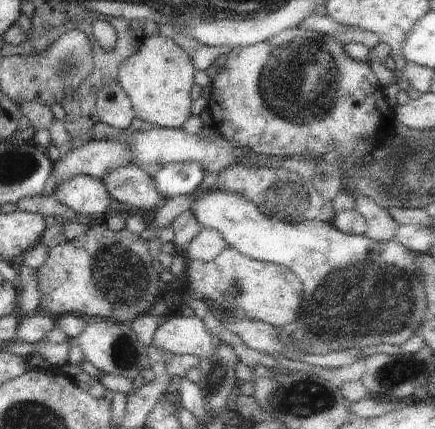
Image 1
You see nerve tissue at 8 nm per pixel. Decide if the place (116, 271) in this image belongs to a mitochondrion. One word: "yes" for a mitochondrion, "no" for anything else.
yes

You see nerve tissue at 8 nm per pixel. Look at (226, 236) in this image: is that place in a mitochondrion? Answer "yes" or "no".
no

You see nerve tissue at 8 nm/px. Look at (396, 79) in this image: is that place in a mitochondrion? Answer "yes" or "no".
no

